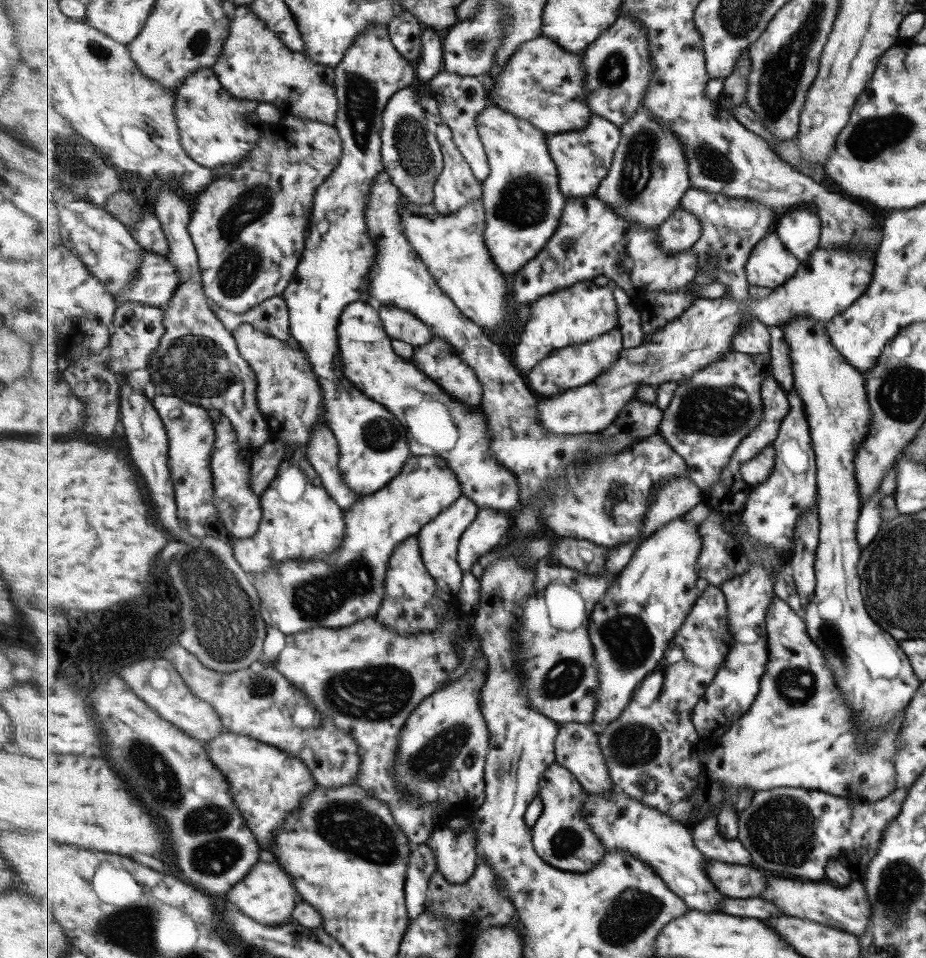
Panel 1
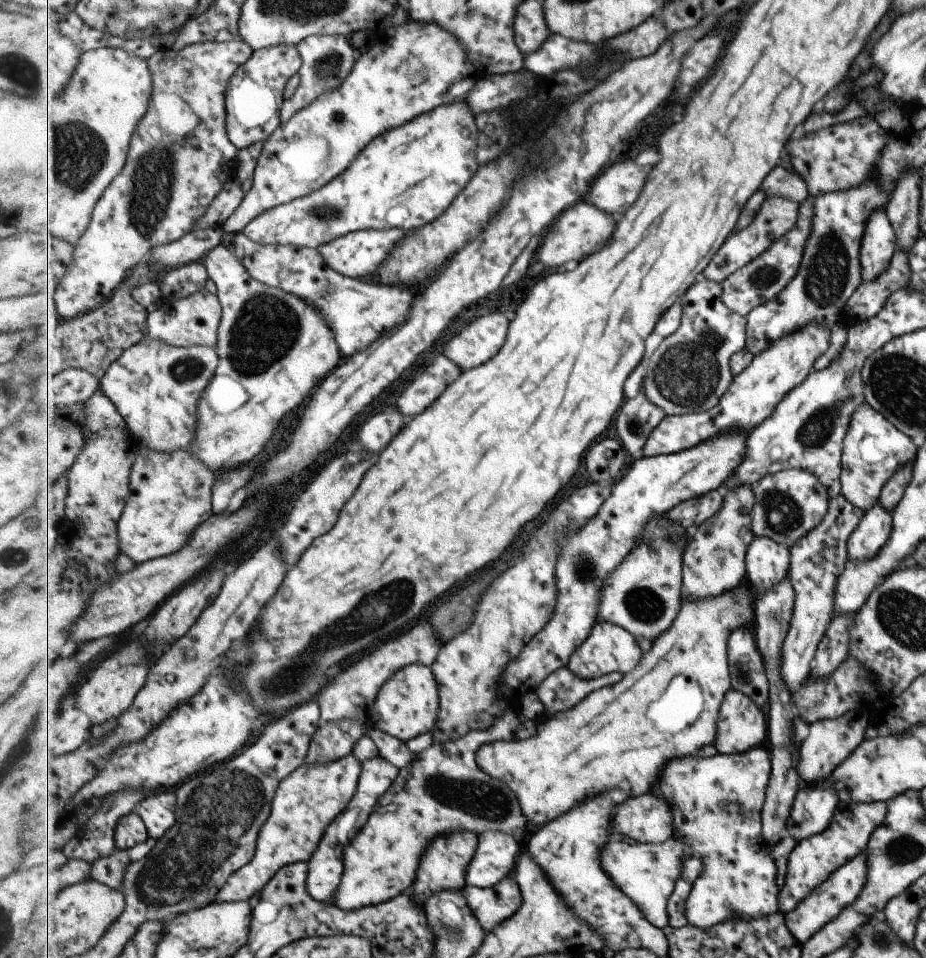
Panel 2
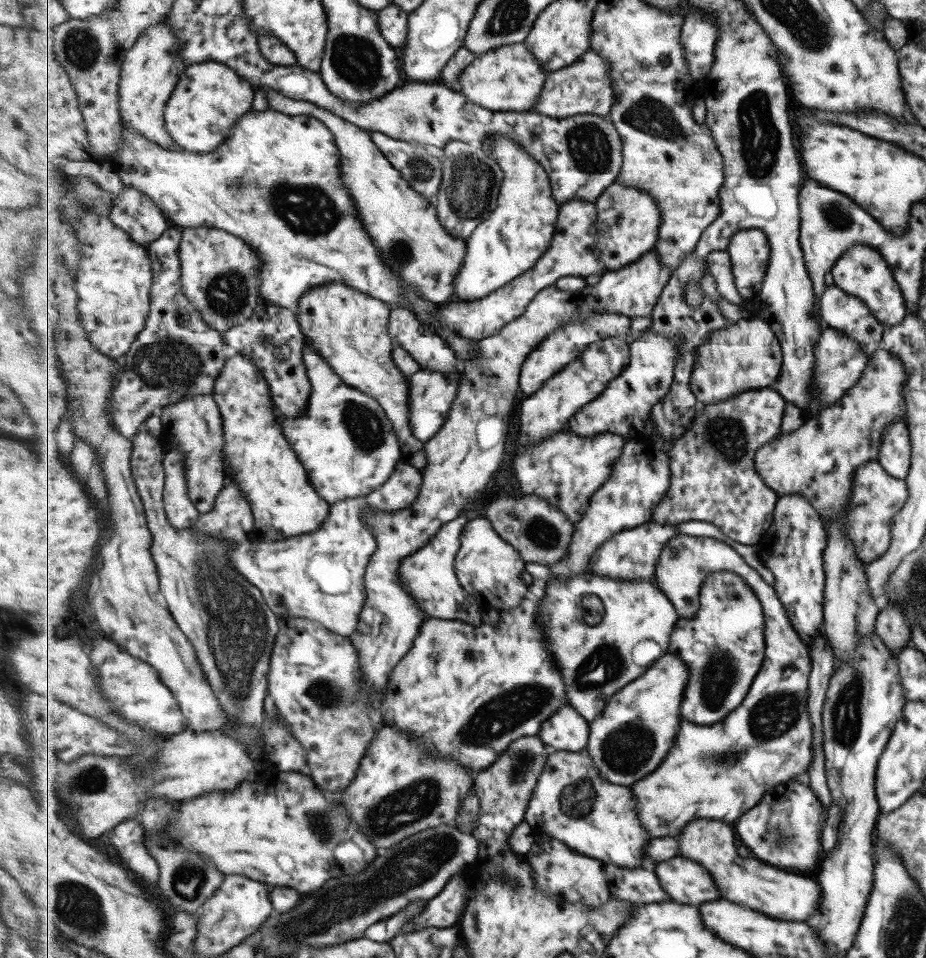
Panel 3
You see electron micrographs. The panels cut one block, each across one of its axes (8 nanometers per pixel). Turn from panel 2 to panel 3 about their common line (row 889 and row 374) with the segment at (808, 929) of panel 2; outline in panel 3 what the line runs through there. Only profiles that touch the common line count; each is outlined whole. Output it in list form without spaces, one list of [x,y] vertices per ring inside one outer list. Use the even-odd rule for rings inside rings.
[[[827,326],[823,328],[819,341],[816,343],[815,358],[817,366],[812,386],[814,390],[810,396],[818,398],[824,404],[824,409],[839,401],[856,385],[856,382],[860,380],[864,373],[869,360],[857,341],[847,337],[843,331],[831,329]]]

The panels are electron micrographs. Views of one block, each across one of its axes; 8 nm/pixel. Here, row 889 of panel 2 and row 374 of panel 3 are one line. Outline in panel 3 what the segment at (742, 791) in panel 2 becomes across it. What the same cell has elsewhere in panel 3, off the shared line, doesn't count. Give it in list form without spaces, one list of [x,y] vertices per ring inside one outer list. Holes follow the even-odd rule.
[[[754,317],[711,332],[709,342],[699,348],[697,356],[691,387],[697,399],[705,405],[719,404],[756,389],[773,388],[784,368],[780,339],[771,324]]]

